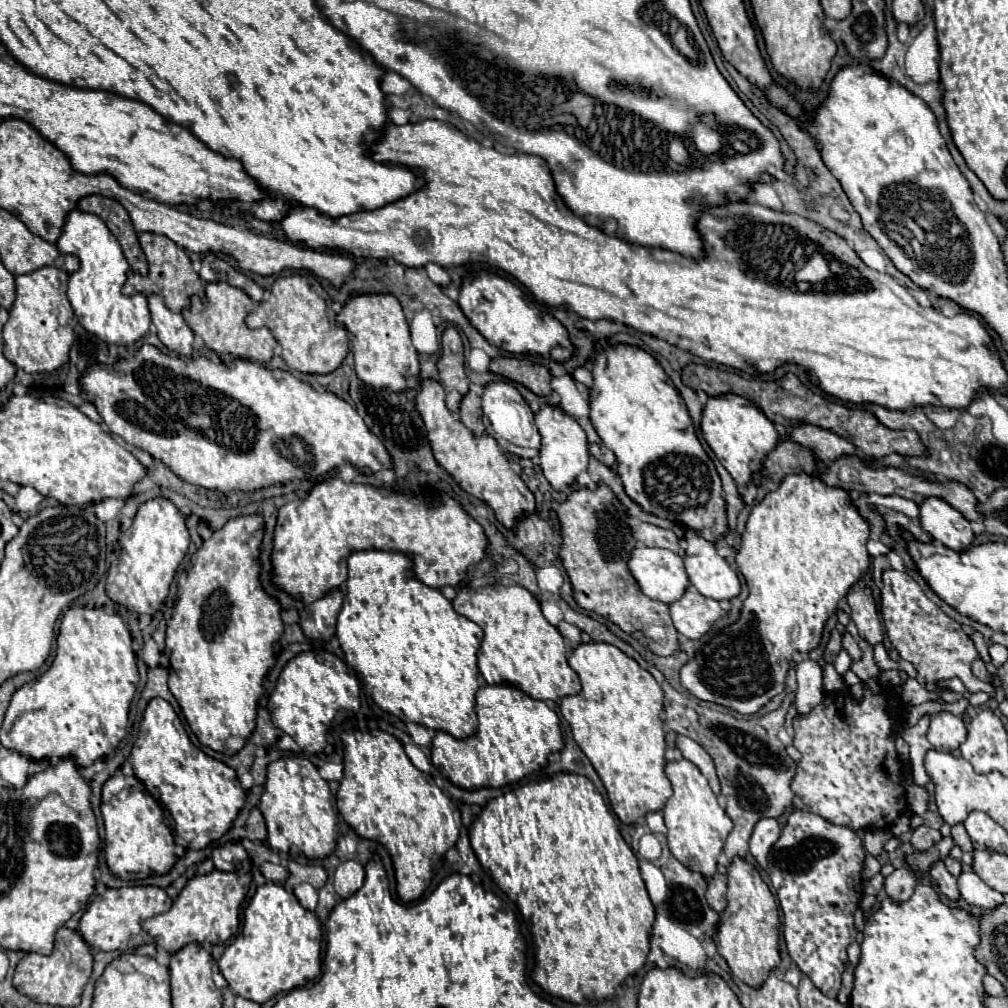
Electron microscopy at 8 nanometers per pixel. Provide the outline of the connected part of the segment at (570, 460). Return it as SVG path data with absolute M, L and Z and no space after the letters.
M546 405L536 413L536 425L542 435L542 447L540 447L540 467L544 471L544 477L550 481L550 485L556 491L564 491L578 473L586 471L588 467L588 441L586 433L578 425L578 421L570 415L566 415L560 407Z

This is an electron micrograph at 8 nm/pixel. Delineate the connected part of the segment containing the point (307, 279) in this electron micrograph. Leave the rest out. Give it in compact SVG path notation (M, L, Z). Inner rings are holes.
M282 275L274 281L270 297L246 317L250 329L268 327L282 347L288 367L302 373L330 373L348 353L348 331L336 327L330 297L314 275Z

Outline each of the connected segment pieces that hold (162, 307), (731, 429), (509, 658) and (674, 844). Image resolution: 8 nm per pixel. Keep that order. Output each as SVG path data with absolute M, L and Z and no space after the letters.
M148 295L148 305L150 305L150 315L152 323L158 329L160 341L174 353L178 355L192 355L192 343L194 343L194 333L190 331L188 323L180 313L172 313L162 295Z
M726 393L718 397L708 397L708 403L702 411L702 437L710 445L710 449L716 453L718 461L726 467L726 471L734 477L736 483L748 485L752 479L752 473L762 467L762 461L768 451L772 451L778 443L778 431L774 429L774 423L754 407L748 399Z
M464 585L458 589L458 595L454 597L452 605L460 615L478 623L484 631L478 649L478 669L488 685L496 685L496 683L514 685L522 689L526 695L530 695L532 699L540 699L540 701L548 701L548 699L558 701L564 695L576 695L580 691L580 679L566 661L566 645L560 631L544 619L538 599L528 589L520 585L486 585L478 589Z
M688 759L668 761L664 771L674 789L672 797L664 805L668 847L684 867L688 867L690 871L698 871L704 877L712 877L716 873L716 859L722 853L728 833L732 831L732 819L718 805L716 795L712 793L706 777L694 763L690 763Z

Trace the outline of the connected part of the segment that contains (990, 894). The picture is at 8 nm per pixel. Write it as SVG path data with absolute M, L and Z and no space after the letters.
M974 871L962 873L958 877L958 887L964 901L968 901L970 905L978 905L984 911L992 911L1004 903L1004 895L988 887Z

